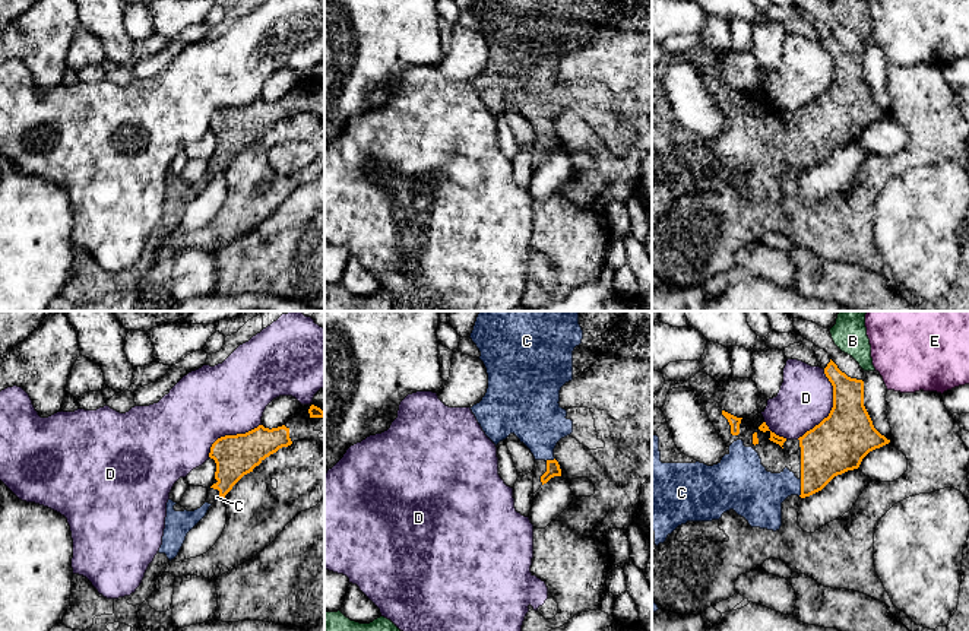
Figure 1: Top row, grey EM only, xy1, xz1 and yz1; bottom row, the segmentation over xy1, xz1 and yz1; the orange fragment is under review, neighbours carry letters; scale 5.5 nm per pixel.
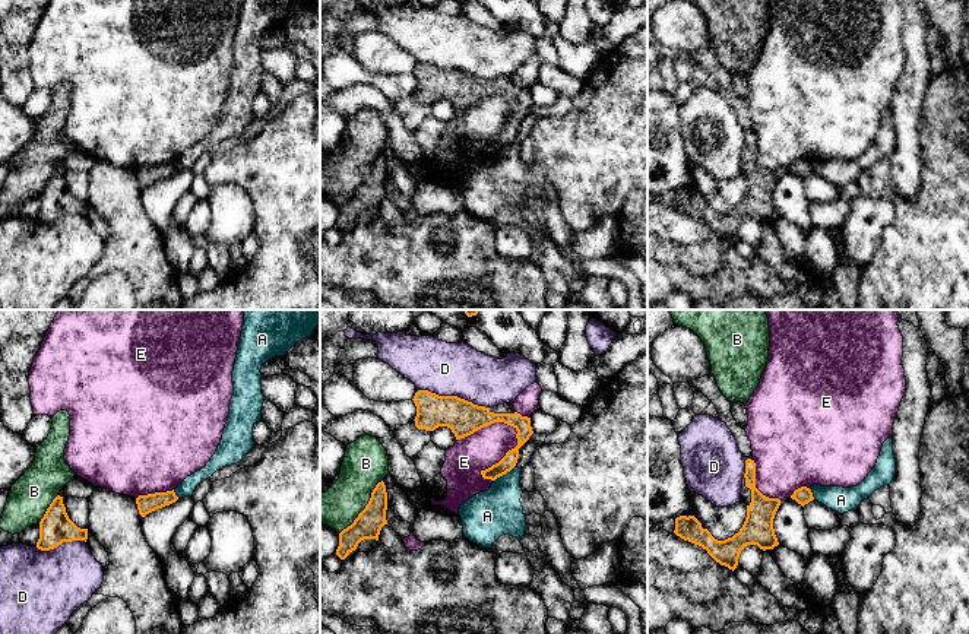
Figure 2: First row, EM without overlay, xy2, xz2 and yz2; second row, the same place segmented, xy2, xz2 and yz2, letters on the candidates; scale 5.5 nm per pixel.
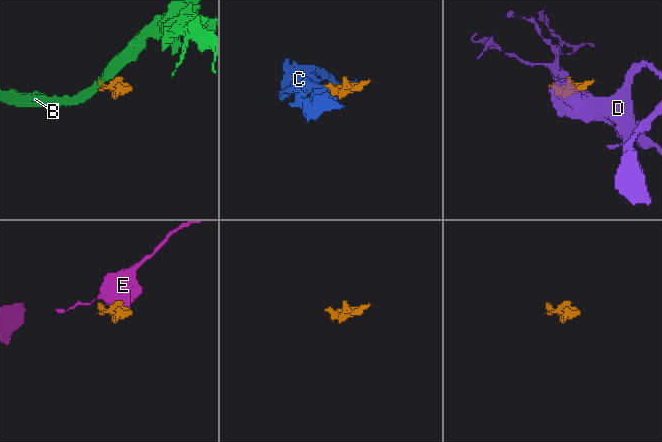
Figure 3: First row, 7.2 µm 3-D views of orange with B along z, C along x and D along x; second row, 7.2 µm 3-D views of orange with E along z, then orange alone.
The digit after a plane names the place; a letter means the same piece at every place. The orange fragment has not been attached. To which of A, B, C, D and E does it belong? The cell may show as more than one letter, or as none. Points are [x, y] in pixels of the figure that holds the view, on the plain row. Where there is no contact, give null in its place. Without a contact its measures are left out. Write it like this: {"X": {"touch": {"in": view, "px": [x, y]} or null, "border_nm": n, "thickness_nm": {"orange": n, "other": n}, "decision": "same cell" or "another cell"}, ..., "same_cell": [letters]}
{"A": {"touch": {"in": "xz2", "px": [504, 146]}, "border_nm": 150, "thickness_nm": {"orange": 80, "other": 260}, "decision": "another cell"}, "B": {"touch": {"in": "xz2", "px": [366, 180]}, "border_nm": 380, "thickness_nm": {"orange": 150, "other": 260}, "decision": "another cell"}, "C": {"touch": {"in": "yz1", "px": [801, 161]}, "border_nm": 100, "thickness_nm": {"orange": 280, "other": 280}, "decision": "same cell"}, "D": {"touch": {"in": "yz1", "px": [832, 81]}, "border_nm": 420, "thickness_nm": {"orange": 320, "other": 300}, "decision": "another cell"}, "E": {"touch": {"in": "xz2", "px": [487, 97]}, "border_nm": 340, "thickness_nm": {"orange": 190, "other": 220}, "decision": "another cell"}, "same_cell": ["C"]}

